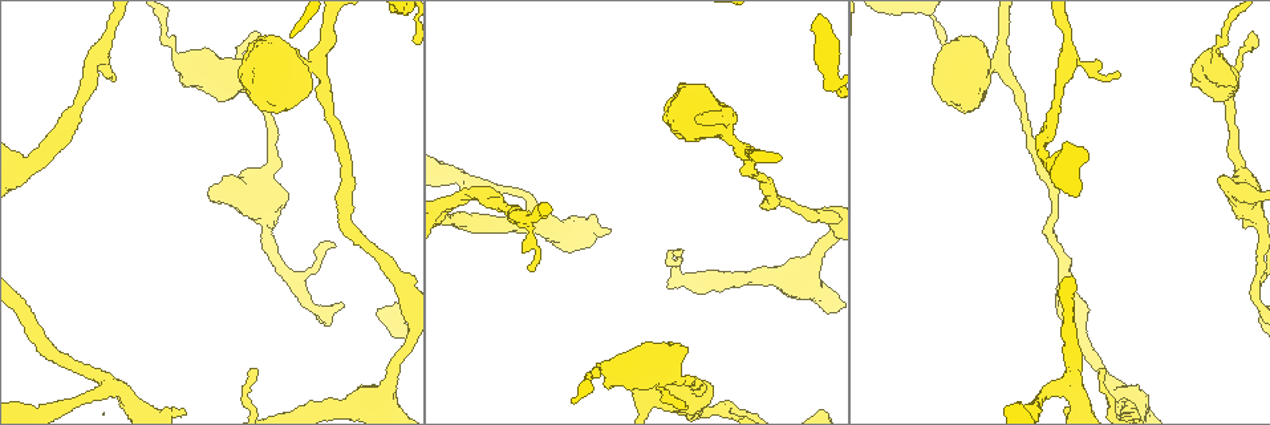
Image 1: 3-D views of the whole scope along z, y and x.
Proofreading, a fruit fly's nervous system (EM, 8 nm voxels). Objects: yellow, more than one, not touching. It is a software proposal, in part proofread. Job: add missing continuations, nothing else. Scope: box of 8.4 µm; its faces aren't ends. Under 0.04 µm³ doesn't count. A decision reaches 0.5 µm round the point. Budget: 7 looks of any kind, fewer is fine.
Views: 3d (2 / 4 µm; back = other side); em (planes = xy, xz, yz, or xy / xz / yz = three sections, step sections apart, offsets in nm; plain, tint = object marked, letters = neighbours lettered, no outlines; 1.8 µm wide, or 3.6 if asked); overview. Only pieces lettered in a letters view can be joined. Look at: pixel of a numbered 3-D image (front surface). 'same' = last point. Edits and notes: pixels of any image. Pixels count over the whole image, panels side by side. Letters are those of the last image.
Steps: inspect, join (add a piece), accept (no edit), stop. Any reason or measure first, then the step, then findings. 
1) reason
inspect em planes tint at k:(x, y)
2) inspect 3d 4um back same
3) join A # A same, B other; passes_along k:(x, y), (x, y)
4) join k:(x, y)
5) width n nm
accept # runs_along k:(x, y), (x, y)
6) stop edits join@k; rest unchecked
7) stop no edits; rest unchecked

long arm stops here
inspect em planes tint at 1:(681, 251)

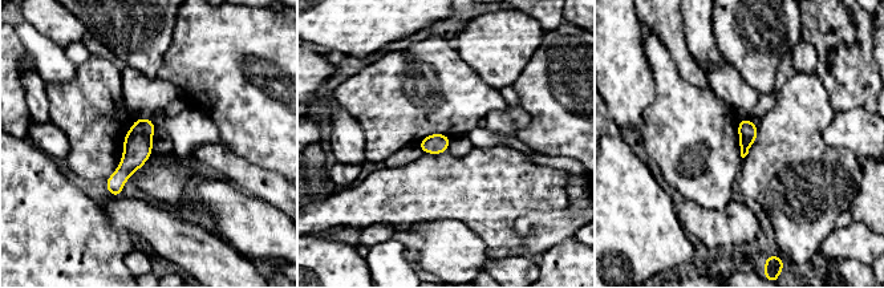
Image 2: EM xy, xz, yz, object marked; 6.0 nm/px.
what lies round it
inspect em planes letters same

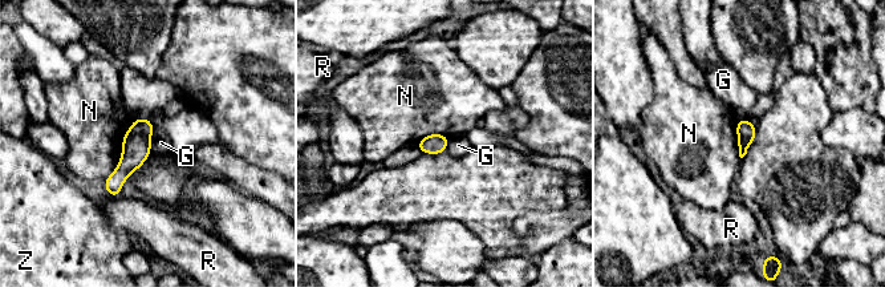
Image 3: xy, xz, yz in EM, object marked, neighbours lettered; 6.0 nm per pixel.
accept # G other, N other, R other, Z other; none of them fits

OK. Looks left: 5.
sudden change in width
inspect em yz step 16 tint at 1:(396, 279)

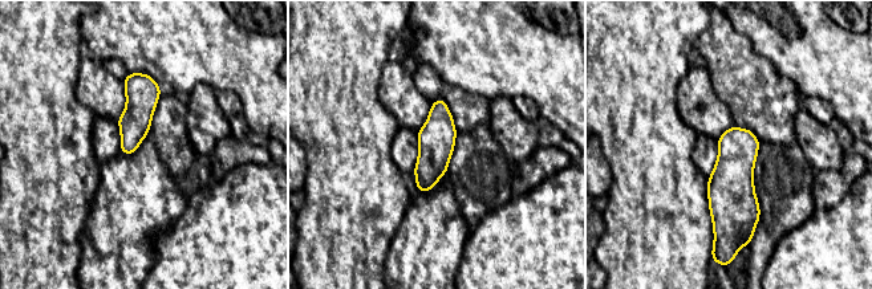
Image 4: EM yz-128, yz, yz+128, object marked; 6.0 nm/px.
inspect em planes tint same

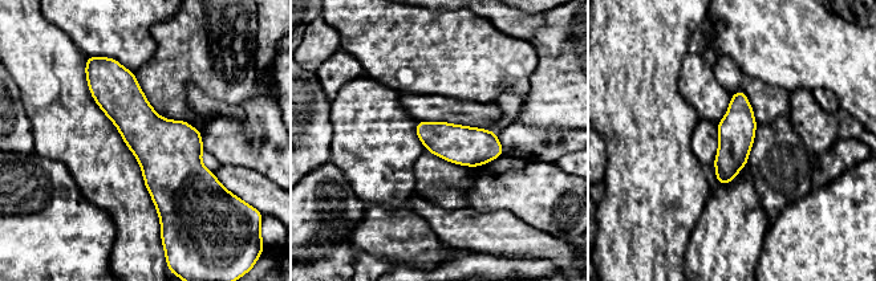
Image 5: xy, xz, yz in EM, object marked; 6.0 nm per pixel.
see the neighbours
inspect em planes letters same

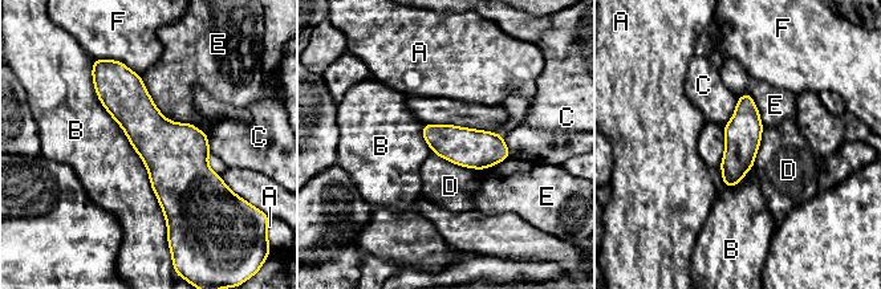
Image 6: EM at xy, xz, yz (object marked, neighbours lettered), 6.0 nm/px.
width 220 nm
accept # A other, B other, C other, D other, E other, F other; border 6:(90, 72), (167, 233); none of them fits

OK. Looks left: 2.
branch point
inspect em 3.6um planes letters at 1:(672, 391)

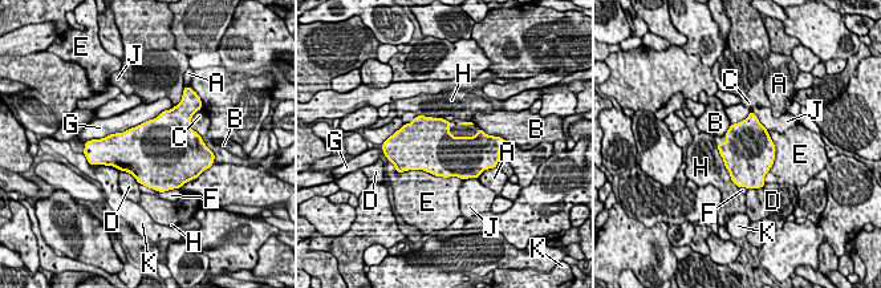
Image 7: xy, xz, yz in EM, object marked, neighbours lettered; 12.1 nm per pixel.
accept # A other, B other, C other, D other, E other, F other, G other, H other, J other, K other; border 7:(478, 126), (490, 136); no lettered piece goes on from it

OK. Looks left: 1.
stop no edits; rest unchecked

